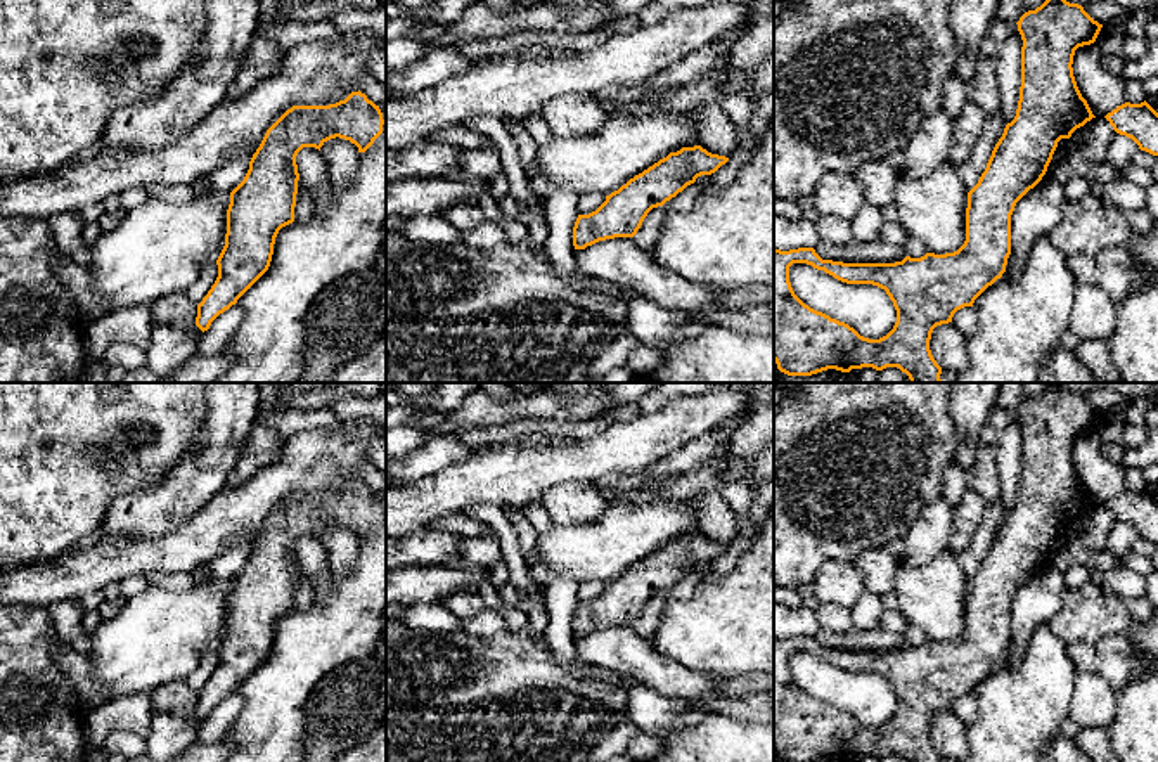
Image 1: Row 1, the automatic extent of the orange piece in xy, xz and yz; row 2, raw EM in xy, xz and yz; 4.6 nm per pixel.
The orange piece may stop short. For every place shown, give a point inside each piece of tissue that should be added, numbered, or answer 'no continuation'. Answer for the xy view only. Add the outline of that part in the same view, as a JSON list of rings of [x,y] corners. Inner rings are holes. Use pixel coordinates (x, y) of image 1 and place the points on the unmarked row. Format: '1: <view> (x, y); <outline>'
1: xy (198, 678); [[[216,649],[203,651],[197,667],[185,677],[185,682],[190,686],[190,689],[199,693],[211,677],[211,674],[215,672],[216,665],[218,665]]]

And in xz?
1: xz (587, 591); [[[590,580],[578,584],[578,603],[589,603],[595,599],[606,589],[604,582]]]

